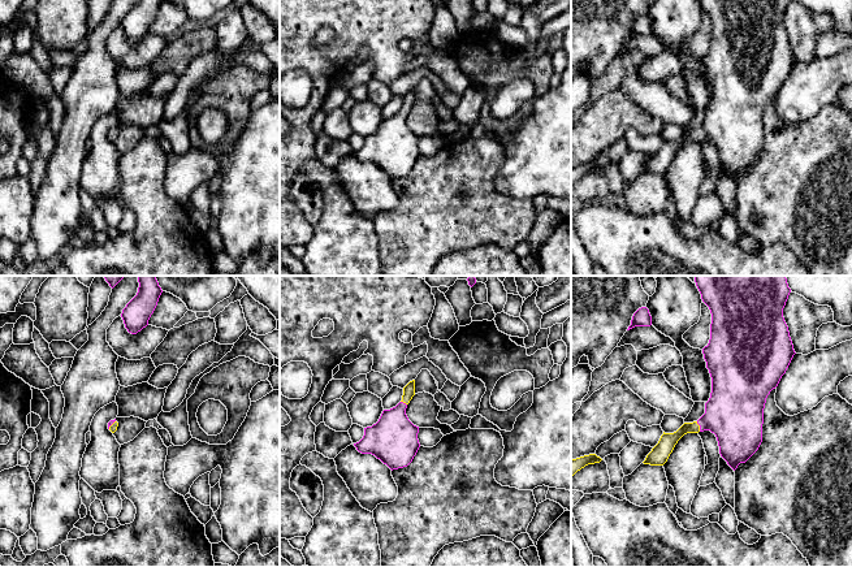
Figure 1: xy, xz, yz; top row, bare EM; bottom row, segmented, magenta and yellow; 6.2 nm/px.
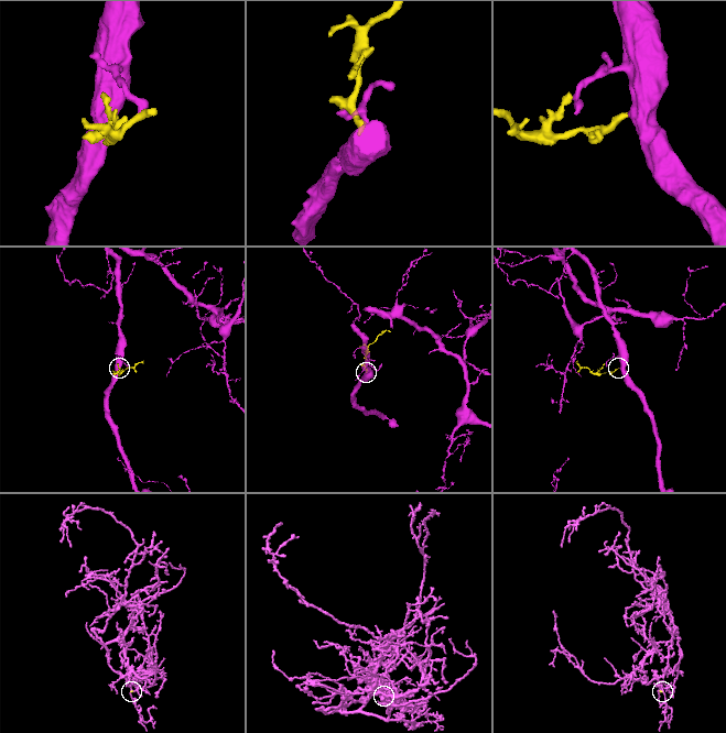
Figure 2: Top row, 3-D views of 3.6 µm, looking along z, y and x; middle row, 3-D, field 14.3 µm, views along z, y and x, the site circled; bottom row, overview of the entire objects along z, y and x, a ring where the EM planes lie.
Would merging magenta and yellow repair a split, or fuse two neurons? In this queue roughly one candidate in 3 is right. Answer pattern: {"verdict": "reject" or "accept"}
{"verdict": "accept"}

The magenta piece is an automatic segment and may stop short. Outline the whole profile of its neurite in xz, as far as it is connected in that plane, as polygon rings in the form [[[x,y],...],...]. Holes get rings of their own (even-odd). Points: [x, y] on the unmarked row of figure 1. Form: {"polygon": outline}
{"polygon": [[[415,88],[403,96],[402,109],[390,118],[384,118],[379,130],[364,137],[363,147],[354,152],[362,163],[372,163],[392,179],[407,176],[416,164],[420,152],[419,135],[414,134],[406,117],[415,104]]]}

